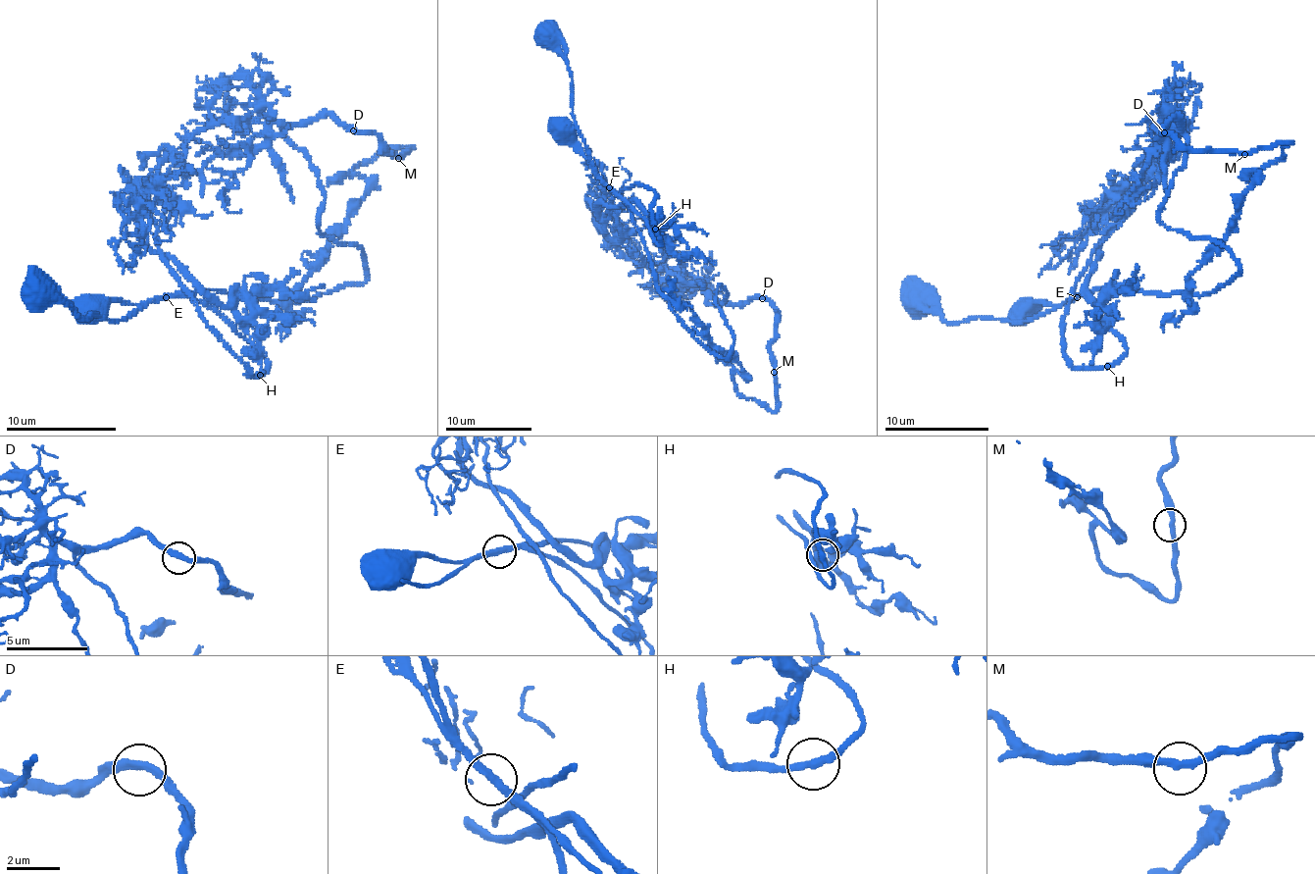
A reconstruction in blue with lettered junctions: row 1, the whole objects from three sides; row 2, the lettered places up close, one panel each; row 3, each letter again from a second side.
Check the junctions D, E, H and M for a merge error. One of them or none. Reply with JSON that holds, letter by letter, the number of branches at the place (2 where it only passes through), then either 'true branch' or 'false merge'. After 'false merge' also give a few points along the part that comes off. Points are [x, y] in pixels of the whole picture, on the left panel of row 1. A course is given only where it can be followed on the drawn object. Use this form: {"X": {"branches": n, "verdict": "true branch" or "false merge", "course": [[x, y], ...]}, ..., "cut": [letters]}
{"D": {"branches": 2, "verdict": "true branch"}, "E": {"branches": 2, "verdict": "false merge", "course": [[165, 296], [296, 304], [366, 272], [363, 251], [320, 233], [310, 159], [259, 112], [203, 128], [159, 171]]}, "H": {"branches": 2, "verdict": "true branch"}, "M": {"branches": 2, "verdict": "true branch"}, "cut": ["E"]}

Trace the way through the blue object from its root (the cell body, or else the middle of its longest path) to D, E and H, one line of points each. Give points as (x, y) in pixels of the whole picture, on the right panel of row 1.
D: (920, 300), (947, 322), (1025, 321), (1085, 295), (1094, 247), (1161, 174), (1176, 118), (1164, 132)
E: (920, 300), (924, 305), (933, 304), (947, 322), (969, 322), (979, 317), (1025, 321), (1044, 315), (1077, 296)
H: (920, 300), (933, 304), (947, 322), (979, 317), (1025, 321), (1086, 295), (1127, 350), (1107, 366)

